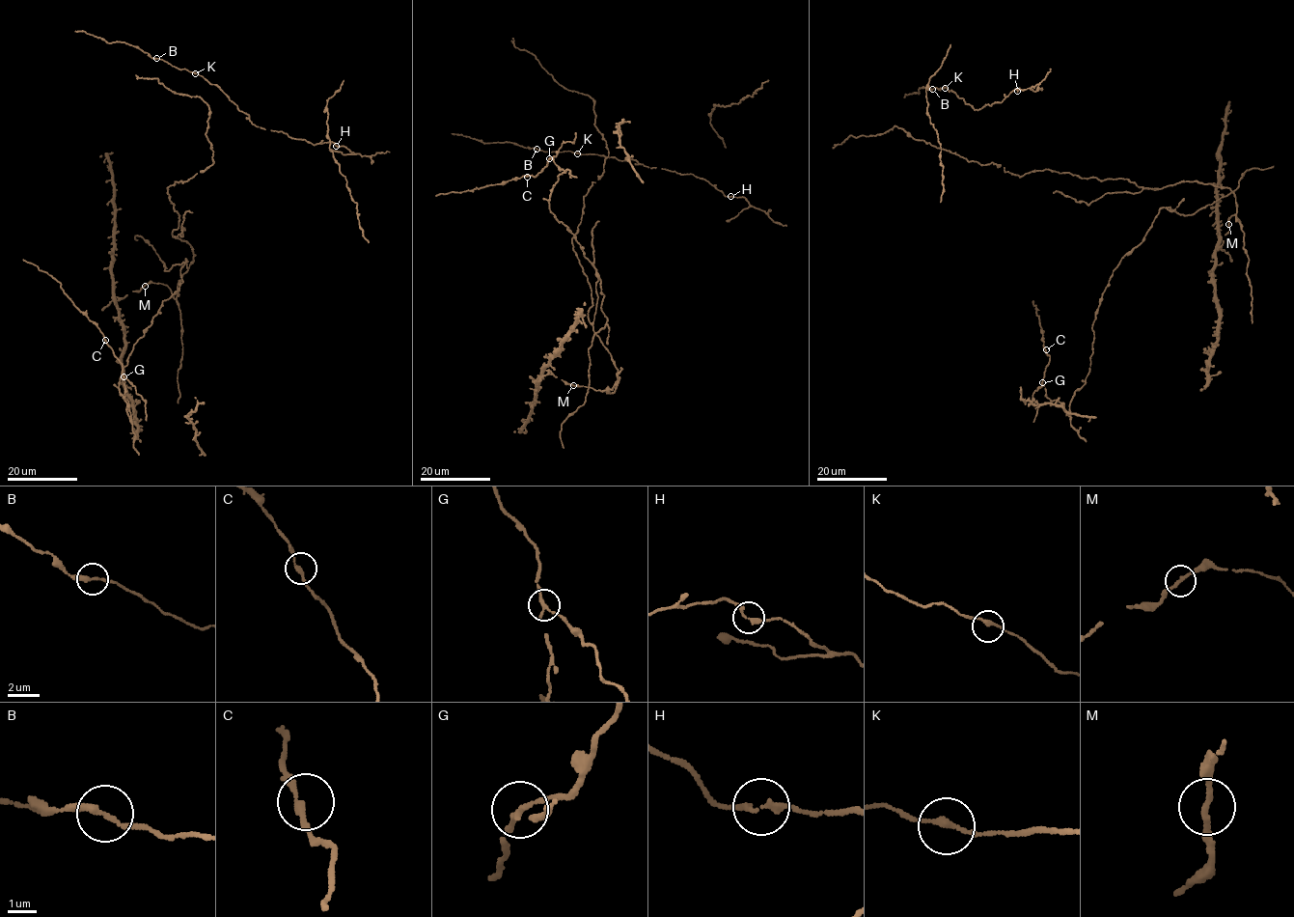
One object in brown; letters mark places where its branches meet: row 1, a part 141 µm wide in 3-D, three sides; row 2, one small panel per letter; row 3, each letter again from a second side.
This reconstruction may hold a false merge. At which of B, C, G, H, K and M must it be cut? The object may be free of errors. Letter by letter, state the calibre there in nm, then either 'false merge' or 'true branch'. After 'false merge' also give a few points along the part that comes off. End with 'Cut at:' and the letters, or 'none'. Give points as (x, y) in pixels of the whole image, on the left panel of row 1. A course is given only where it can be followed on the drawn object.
B: calibre 220 nm; true branch
C: calibre 200 nm; true branch
G: calibre 200 nm; false merge; course (123, 376), (145, 402), (146, 421)
H: calibre 200 nm; true branch
K: calibre 200 nm; true branch
M: calibre 200 nm; true branch
Cut at: G

